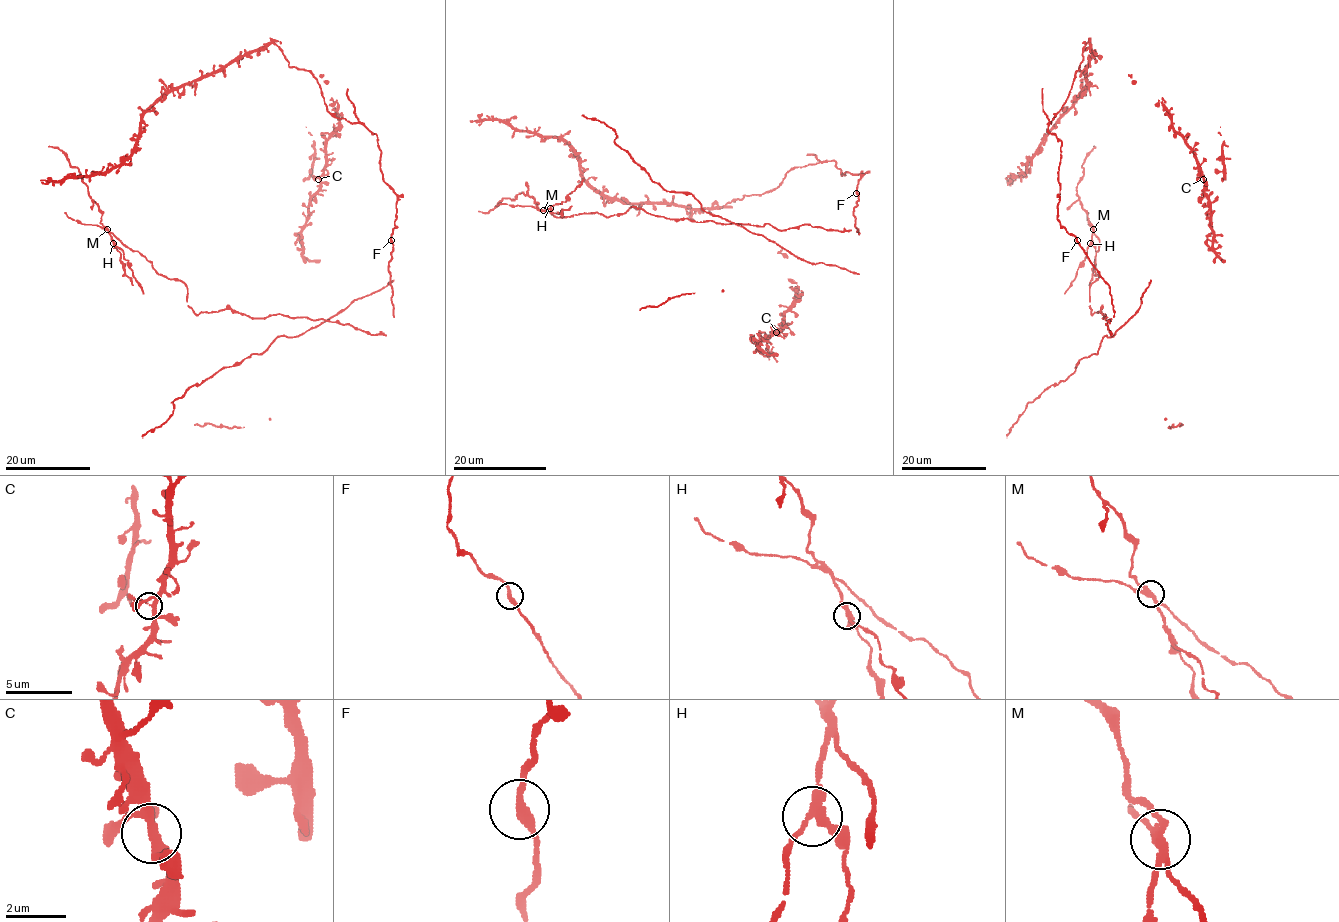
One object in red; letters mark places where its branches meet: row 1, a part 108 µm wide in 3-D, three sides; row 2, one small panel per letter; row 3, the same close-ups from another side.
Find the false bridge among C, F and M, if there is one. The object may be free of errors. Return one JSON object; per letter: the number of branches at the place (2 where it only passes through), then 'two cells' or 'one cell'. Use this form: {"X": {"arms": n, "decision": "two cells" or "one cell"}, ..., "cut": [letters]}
{"C": {"arms": 5, "decision": "one cell"}, "F": {"arms": 2, "decision": "one cell"}, "M": {"arms": 4, "decision": "two cells"}, "cut": ["M"]}

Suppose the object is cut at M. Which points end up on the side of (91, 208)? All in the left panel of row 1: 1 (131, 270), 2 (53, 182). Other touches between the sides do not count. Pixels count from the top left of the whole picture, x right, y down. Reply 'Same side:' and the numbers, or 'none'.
Same side: 1

